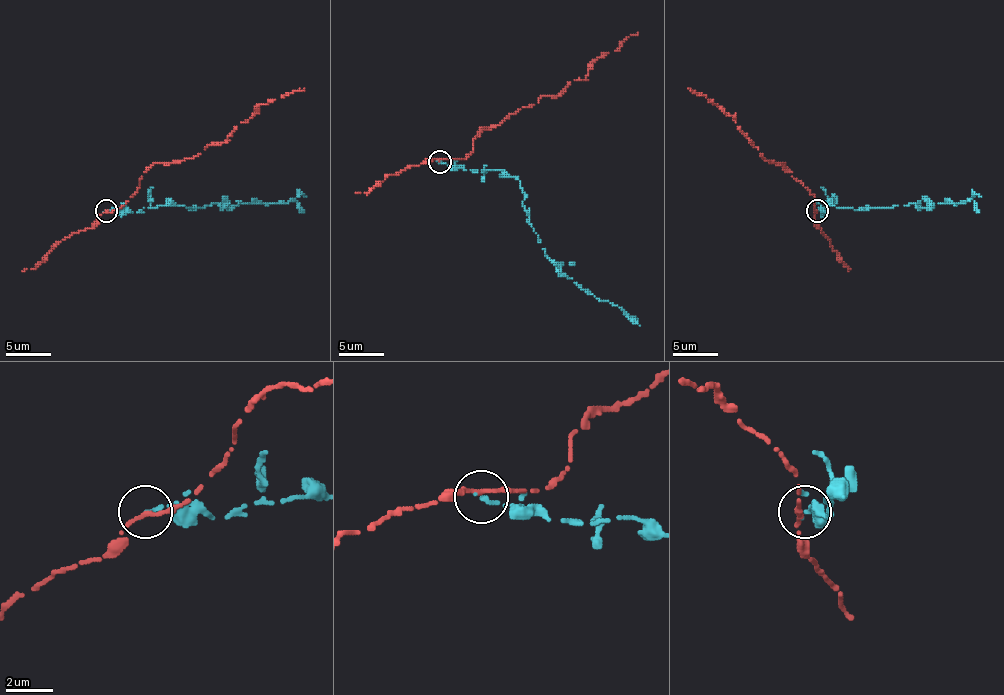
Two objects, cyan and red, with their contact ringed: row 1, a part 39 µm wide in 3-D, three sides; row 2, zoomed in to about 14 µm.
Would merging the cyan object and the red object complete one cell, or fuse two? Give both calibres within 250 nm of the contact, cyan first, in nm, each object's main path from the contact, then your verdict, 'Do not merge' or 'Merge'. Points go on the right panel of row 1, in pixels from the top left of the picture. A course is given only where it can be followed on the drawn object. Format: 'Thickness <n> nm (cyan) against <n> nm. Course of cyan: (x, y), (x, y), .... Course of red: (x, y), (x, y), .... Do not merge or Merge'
Thickness 190 nm (cyan) against 170 nm. Course of cyan: (816, 210), (911, 203), (929, 208), (972, 199), (979, 212). Course of red: (816, 212), (814, 196), (794, 178), (785, 165), (762, 158), (737, 126), (735, 117), (688, 88). Do not merge

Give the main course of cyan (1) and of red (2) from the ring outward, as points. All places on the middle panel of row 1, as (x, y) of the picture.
1: (439, 161), (516, 177), (547, 256), (585, 292), (617, 305), (637, 323)
2: (439, 161), (464, 159), (484, 129), (583, 80), (595, 62), (637, 32)

